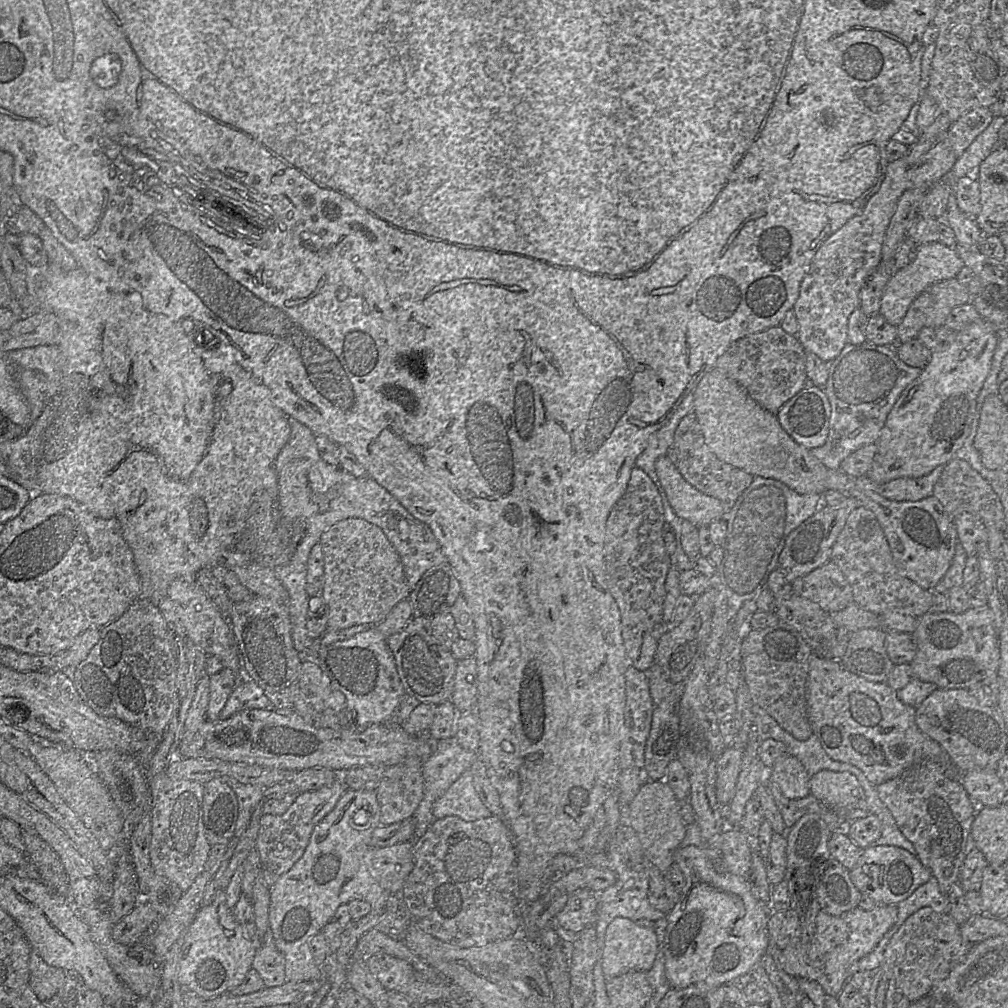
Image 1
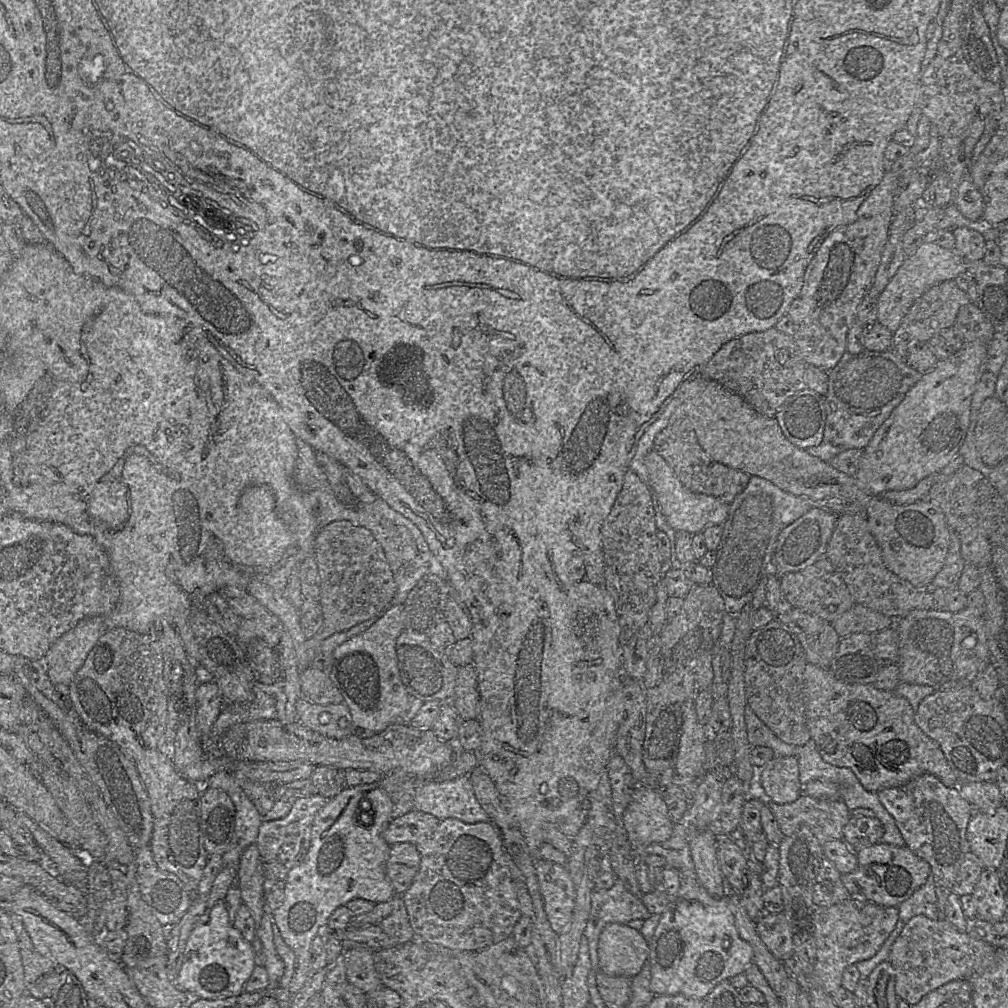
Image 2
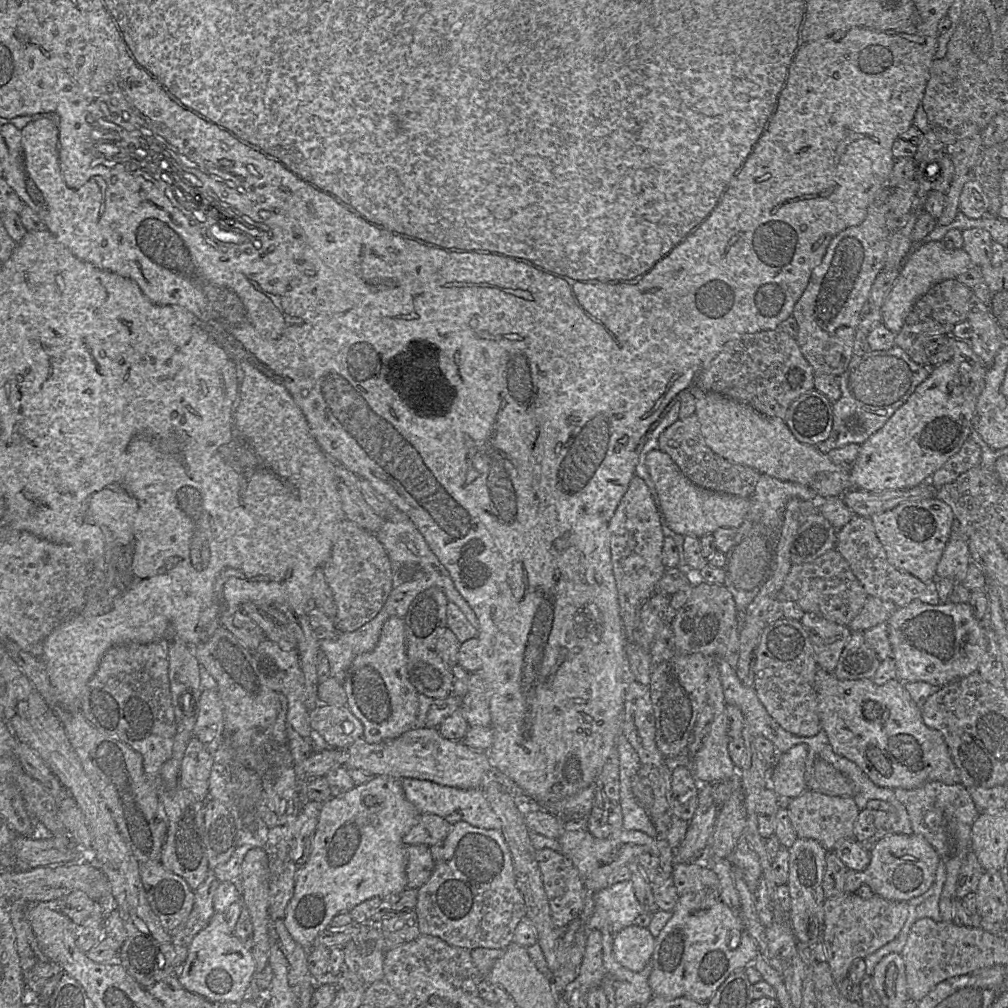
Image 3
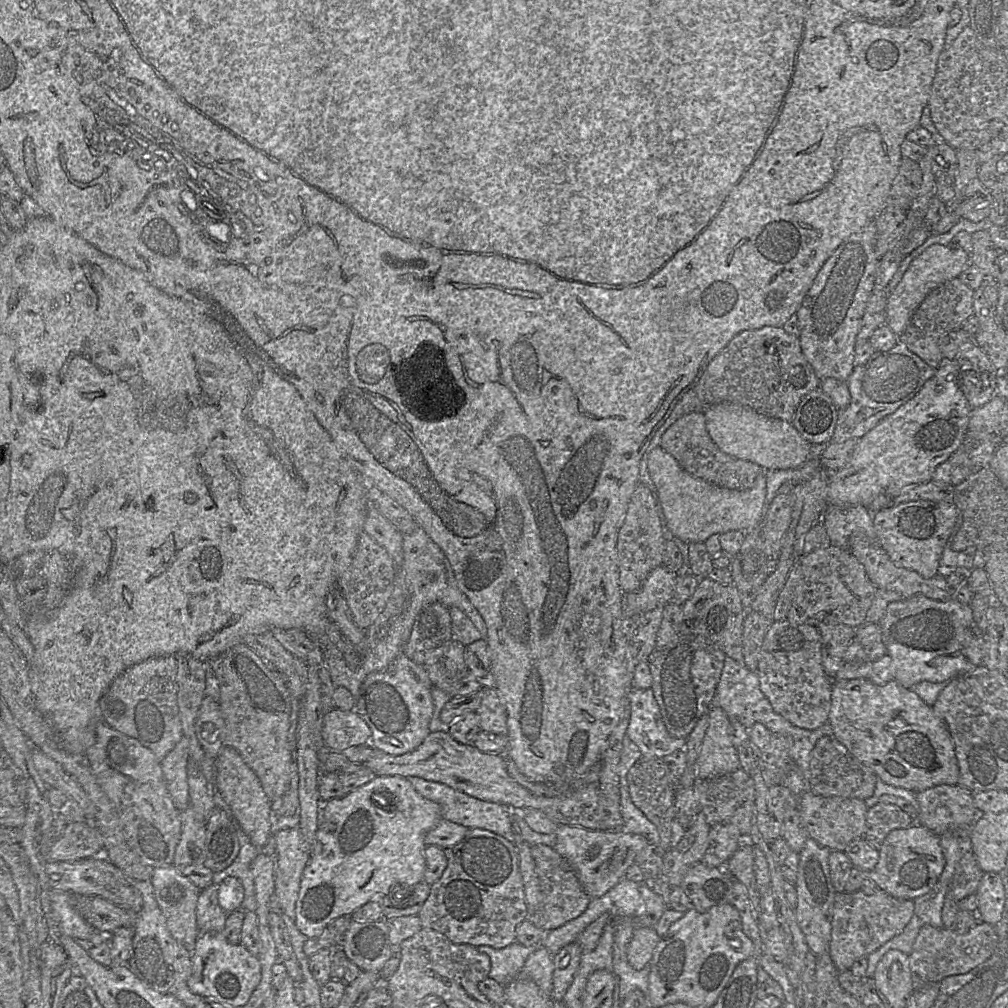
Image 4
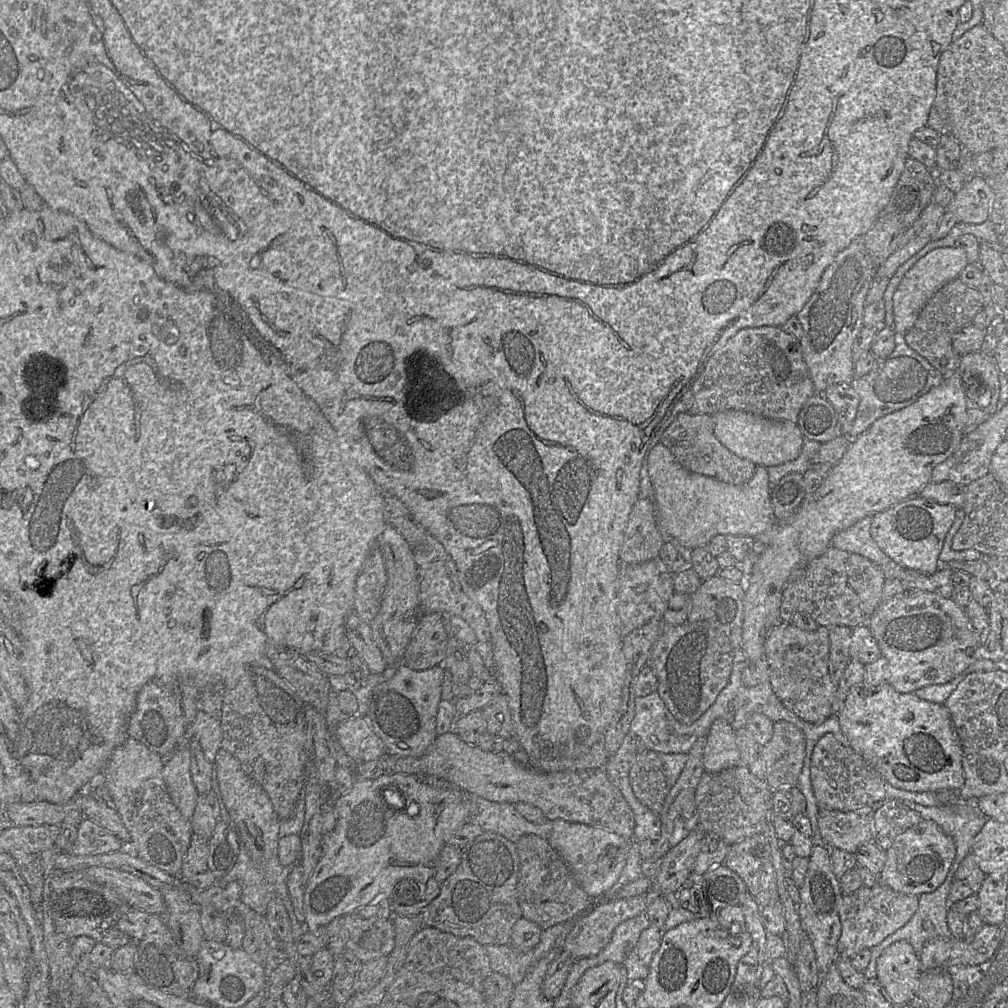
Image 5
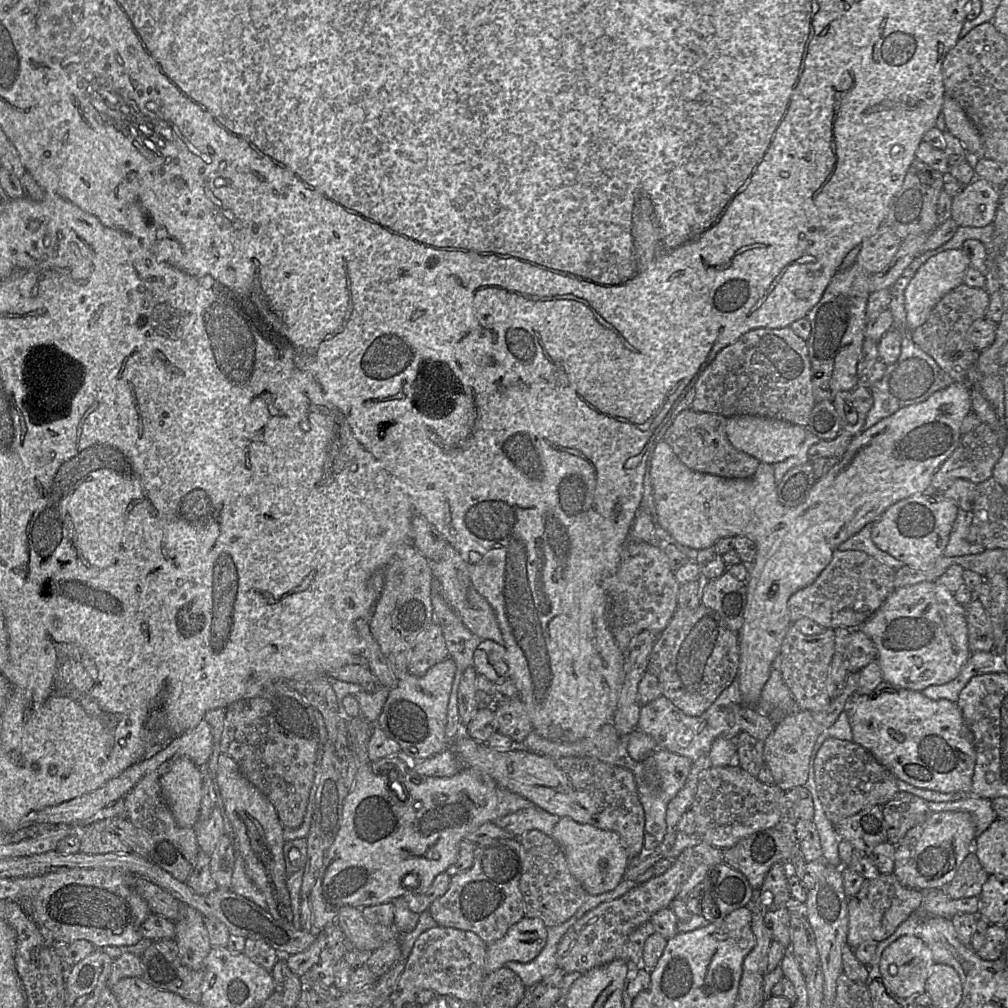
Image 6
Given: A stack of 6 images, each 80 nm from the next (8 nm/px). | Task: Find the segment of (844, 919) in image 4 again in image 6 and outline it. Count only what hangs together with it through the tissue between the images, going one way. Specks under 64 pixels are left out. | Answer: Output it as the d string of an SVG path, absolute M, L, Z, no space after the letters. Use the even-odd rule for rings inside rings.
M893 873L879 874L877 878L865 880L860 891L848 899L846 944L856 949L865 941L883 941L920 906L921 901L921 891L902 885Z

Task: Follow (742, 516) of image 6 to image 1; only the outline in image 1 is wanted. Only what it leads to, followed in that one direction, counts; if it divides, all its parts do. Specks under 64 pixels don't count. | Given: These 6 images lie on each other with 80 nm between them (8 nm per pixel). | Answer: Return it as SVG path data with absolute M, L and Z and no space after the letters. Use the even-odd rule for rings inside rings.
M973 323L957 332L952 342L943 343L942 351L932 352L930 362L893 406L875 442L876 453L866 474L874 486L901 477L922 477L955 457L969 434L976 399L996 345L995 328ZM667 456L657 459L655 469L671 508L681 519L697 527L707 527L713 521L722 519L724 509L720 501L690 486Z

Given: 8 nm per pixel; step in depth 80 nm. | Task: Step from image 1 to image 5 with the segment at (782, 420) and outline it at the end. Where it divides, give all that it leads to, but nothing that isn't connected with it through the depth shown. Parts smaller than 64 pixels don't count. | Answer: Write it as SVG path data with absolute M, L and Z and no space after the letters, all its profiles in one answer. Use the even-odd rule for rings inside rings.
M815 393L802 406L797 422L803 439L826 443L842 435L837 414L823 393Z

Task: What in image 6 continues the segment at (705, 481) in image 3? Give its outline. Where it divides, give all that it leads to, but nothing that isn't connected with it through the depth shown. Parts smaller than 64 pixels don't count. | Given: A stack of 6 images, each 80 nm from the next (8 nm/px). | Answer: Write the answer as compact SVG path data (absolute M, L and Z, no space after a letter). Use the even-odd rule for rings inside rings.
M685 409L676 415L662 440L672 448L679 460L693 471L732 479L750 478L756 472L760 461L737 450L730 443L725 431L726 422L727 417L720 414Z

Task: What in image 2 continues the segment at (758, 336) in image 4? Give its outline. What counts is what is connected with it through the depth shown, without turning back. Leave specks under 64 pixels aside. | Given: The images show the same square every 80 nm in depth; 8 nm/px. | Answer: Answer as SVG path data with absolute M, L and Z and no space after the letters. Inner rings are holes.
M773 327L727 342L710 359L700 376L716 381L738 394L766 417L775 417L788 398L807 388L804 381L806 365L793 337Z

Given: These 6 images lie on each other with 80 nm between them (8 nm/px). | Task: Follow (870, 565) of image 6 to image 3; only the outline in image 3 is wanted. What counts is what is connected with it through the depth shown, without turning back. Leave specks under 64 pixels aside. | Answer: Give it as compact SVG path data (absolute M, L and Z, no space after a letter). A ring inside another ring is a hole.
M833 548L812 562L792 565L779 598L767 612L766 623L770 625L783 618L781 600L787 599L795 602L805 613L820 615L829 621L848 626L859 614L868 597L847 561Z

